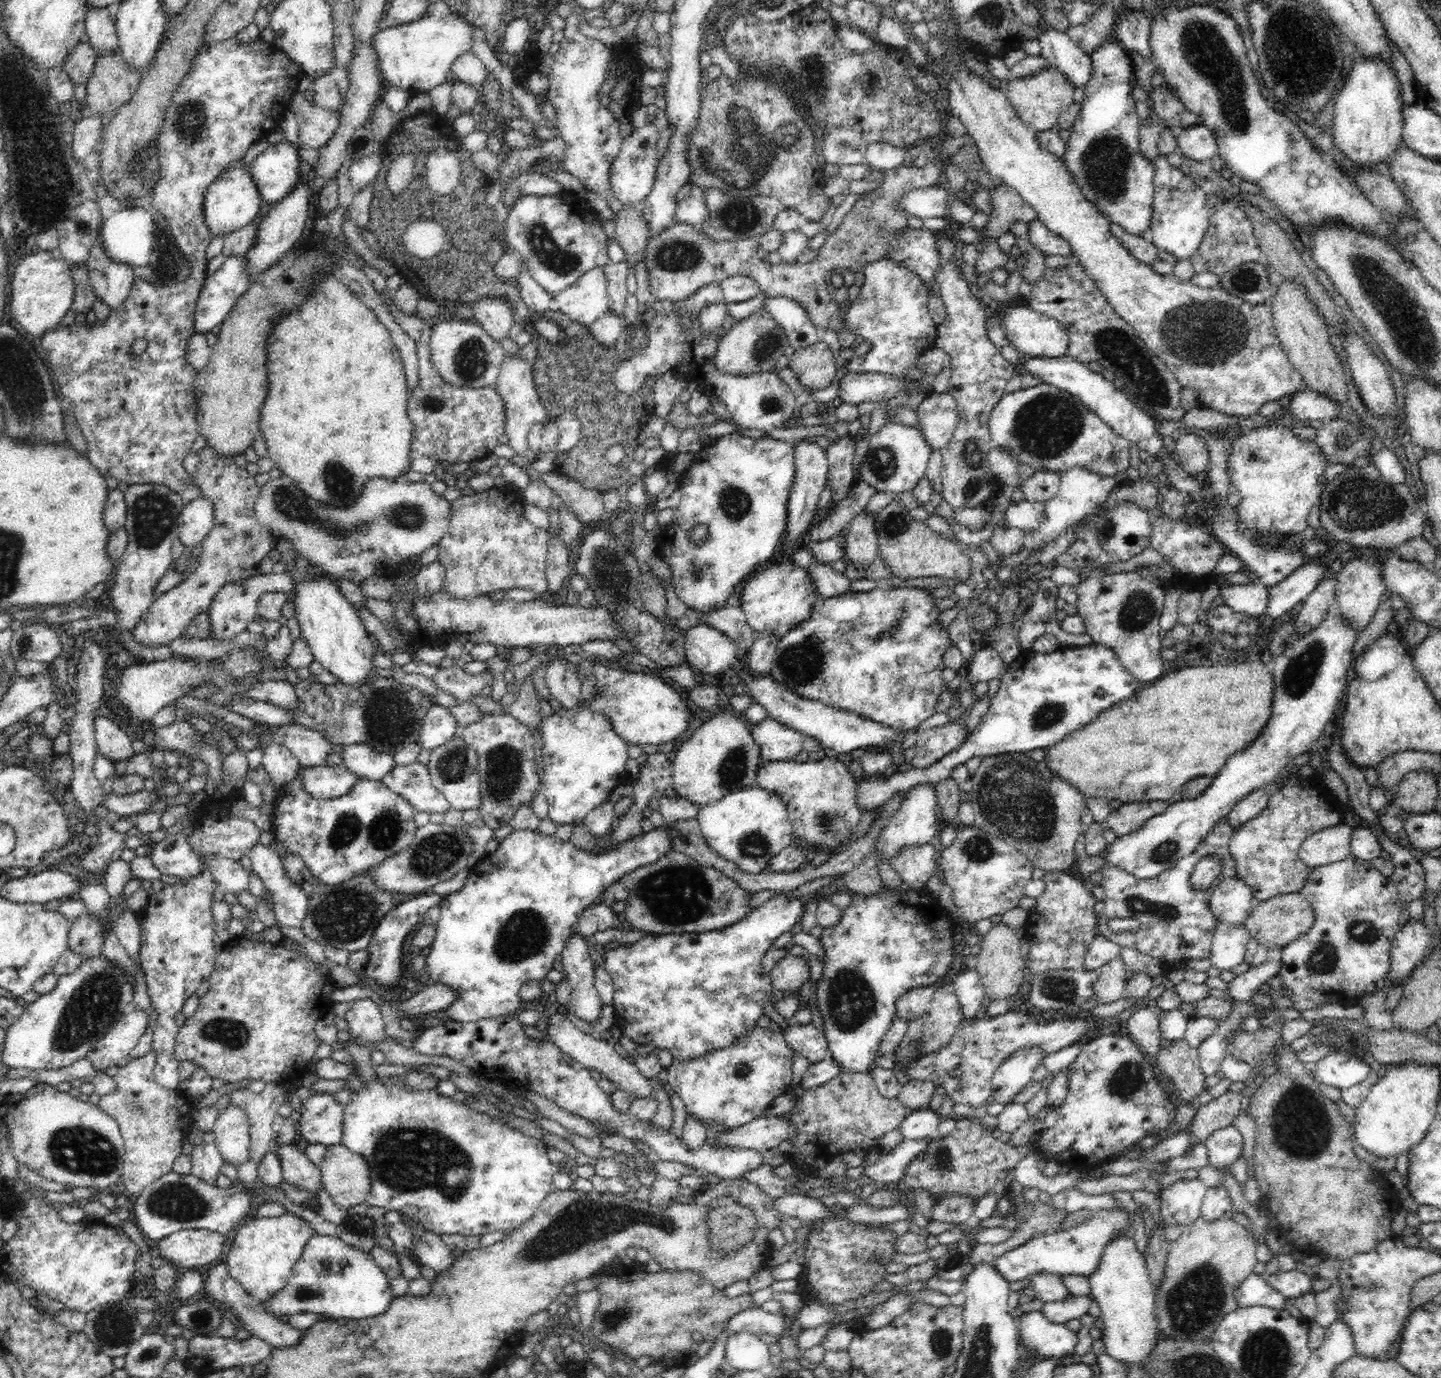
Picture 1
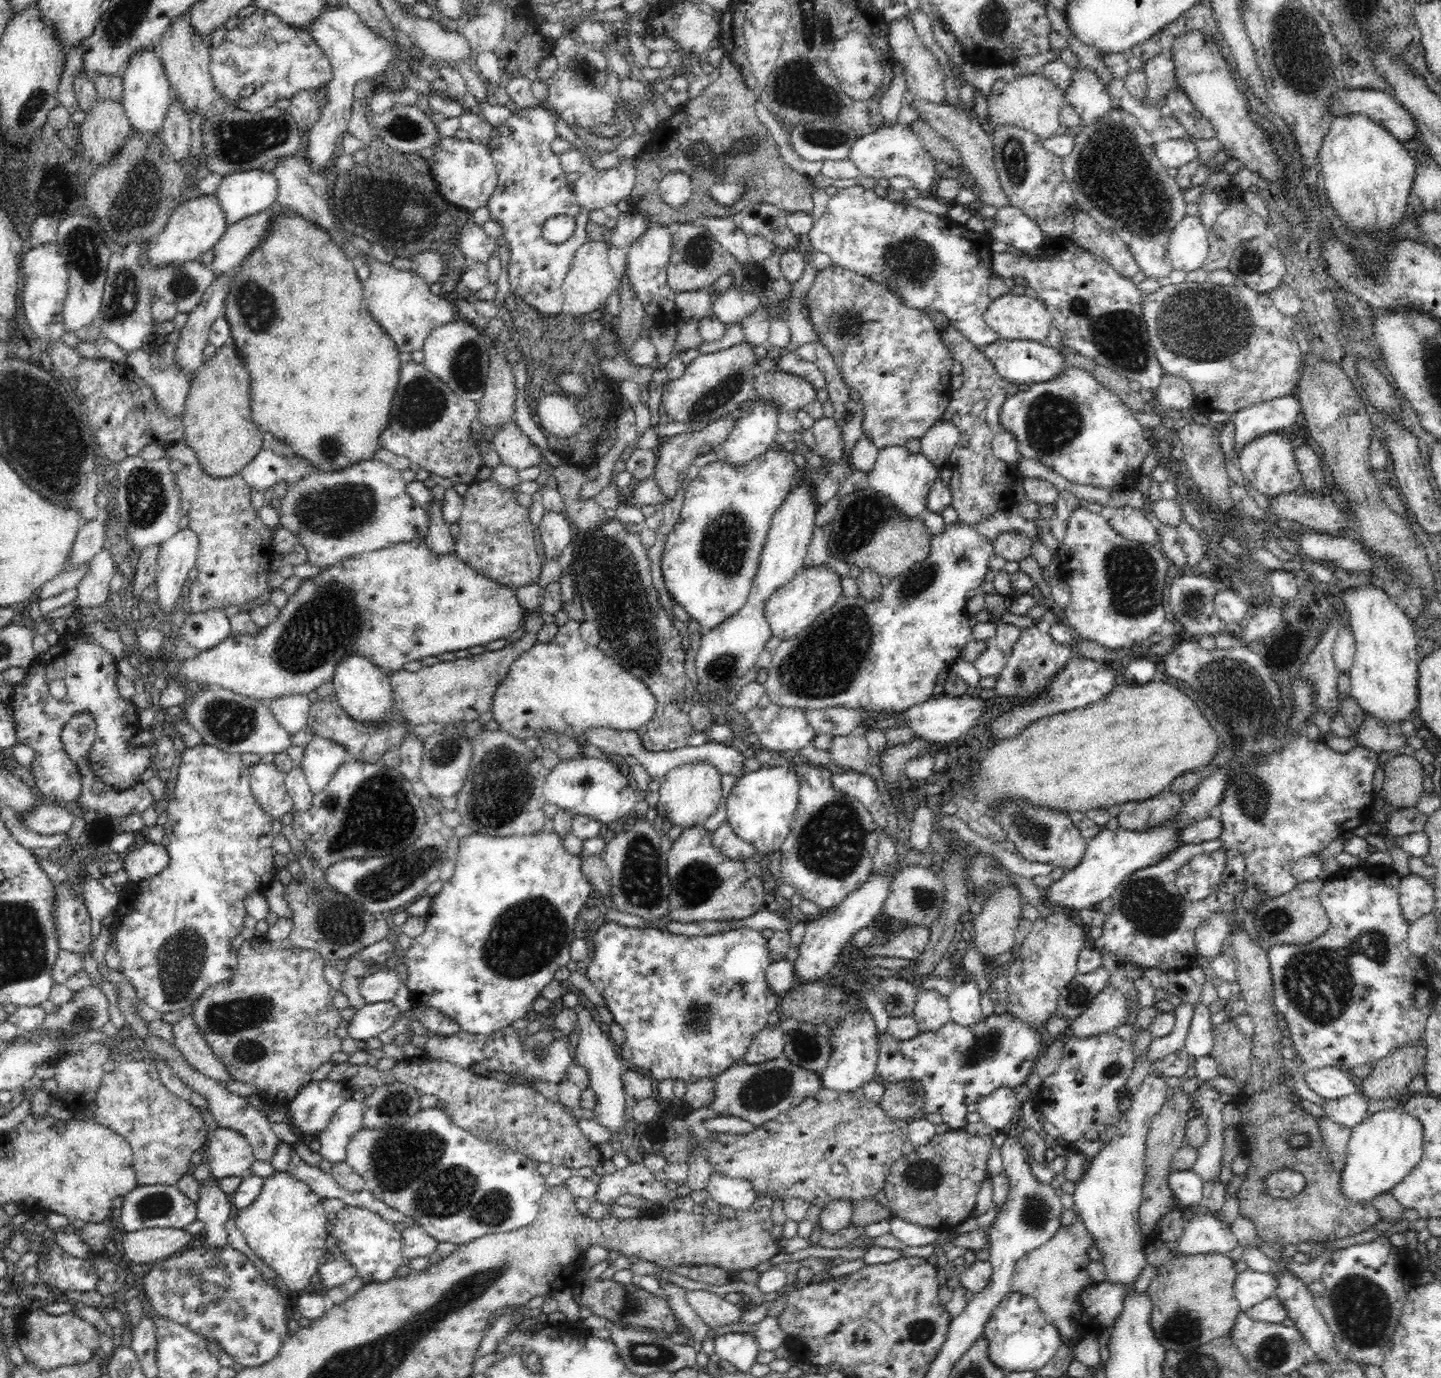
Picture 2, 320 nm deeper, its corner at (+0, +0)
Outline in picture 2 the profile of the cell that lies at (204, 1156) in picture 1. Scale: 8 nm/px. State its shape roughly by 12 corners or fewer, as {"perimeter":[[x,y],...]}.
{"perimeter":[[219,1179],[200,1186],[197,1219],[205,1224],[203,1243],[229,1243],[225,1222],[235,1211]]}

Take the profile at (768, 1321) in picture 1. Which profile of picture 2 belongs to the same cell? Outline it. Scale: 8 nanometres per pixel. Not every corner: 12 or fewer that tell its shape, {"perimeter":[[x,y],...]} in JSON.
{"perimeter":[[706,1290],[686,1300],[710,1328],[738,1323],[739,1304]]}

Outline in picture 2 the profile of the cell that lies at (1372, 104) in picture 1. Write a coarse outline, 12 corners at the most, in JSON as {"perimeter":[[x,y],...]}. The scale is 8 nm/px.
{"perimeter":[[1365,114],[1323,138],[1325,195],[1364,236],[1408,216],[1416,161]]}

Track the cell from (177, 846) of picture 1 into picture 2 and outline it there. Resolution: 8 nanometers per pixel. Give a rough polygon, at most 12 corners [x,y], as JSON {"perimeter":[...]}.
{"perimeter":[[148,841],[128,849],[121,868],[138,884],[168,866],[164,845]]}

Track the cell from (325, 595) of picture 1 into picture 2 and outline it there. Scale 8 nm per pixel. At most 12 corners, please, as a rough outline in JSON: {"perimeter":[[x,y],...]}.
{"perimeter":[[359,654],[336,664],[340,708],[358,722],[394,712],[388,672]]}

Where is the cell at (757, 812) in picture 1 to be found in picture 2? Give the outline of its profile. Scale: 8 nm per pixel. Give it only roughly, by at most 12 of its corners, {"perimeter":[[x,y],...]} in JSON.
{"perimeter":[[796,764],[742,775],[726,821],[770,856],[791,830]]}

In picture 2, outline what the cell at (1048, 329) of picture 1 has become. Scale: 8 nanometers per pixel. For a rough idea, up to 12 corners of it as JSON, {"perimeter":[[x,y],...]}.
{"perimeter":[[1038,298],[991,299],[986,324],[1006,340],[1046,342],[1052,311]]}

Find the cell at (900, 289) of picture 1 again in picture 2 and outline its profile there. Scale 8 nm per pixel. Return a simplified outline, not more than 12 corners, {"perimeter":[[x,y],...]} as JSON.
{"perimeter":[[841,266],[804,313],[863,434],[905,445],[944,419],[954,358],[927,311]]}

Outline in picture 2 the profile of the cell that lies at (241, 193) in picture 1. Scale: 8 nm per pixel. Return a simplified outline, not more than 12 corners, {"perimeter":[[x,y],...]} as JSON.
{"perimeter":[[215,194],[183,201],[151,240],[152,266],[196,260],[228,224]]}

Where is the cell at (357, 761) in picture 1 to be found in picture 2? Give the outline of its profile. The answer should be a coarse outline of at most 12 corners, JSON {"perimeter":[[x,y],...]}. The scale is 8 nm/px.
{"perimeter":[[316,733],[299,764],[311,791],[322,792],[348,759],[341,744]]}

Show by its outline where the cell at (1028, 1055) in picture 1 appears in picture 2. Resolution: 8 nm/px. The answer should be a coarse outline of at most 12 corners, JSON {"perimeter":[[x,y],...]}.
{"perimeter":[[1014,1087],[977,1102],[981,1121],[995,1133],[1012,1122],[1020,1102]]}

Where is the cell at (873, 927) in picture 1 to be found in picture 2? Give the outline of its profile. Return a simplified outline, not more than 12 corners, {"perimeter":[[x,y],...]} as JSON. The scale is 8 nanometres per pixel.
{"perimeter":[[847,1013],[828,1038],[823,1088],[852,1092],[873,1080],[876,1024]]}

